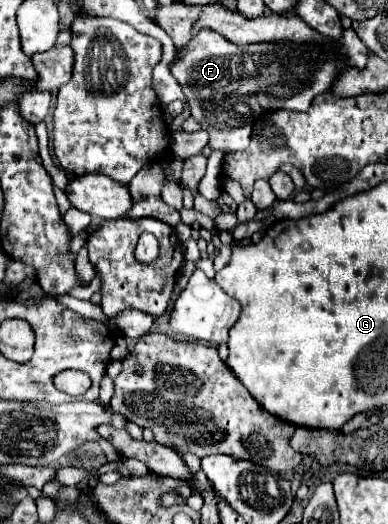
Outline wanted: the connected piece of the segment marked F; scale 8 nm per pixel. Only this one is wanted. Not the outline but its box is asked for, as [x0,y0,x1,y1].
[172,28,368,150]

